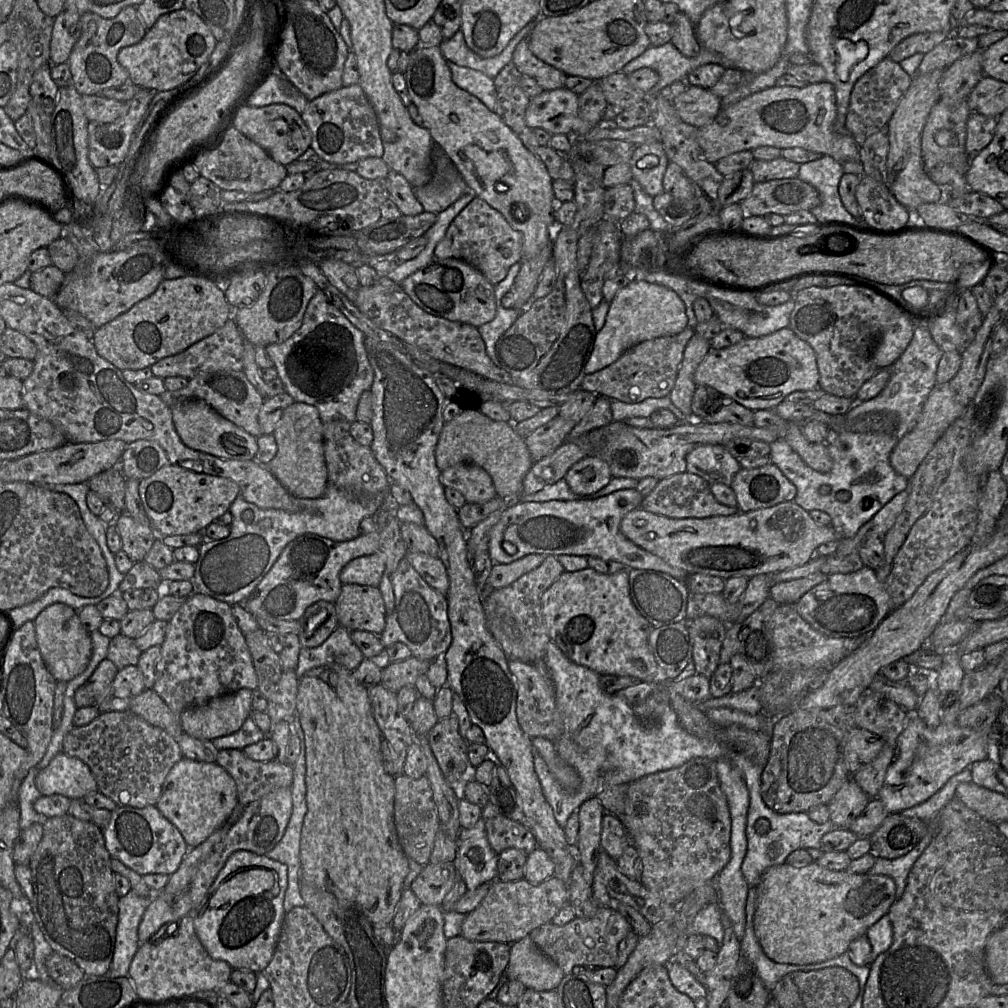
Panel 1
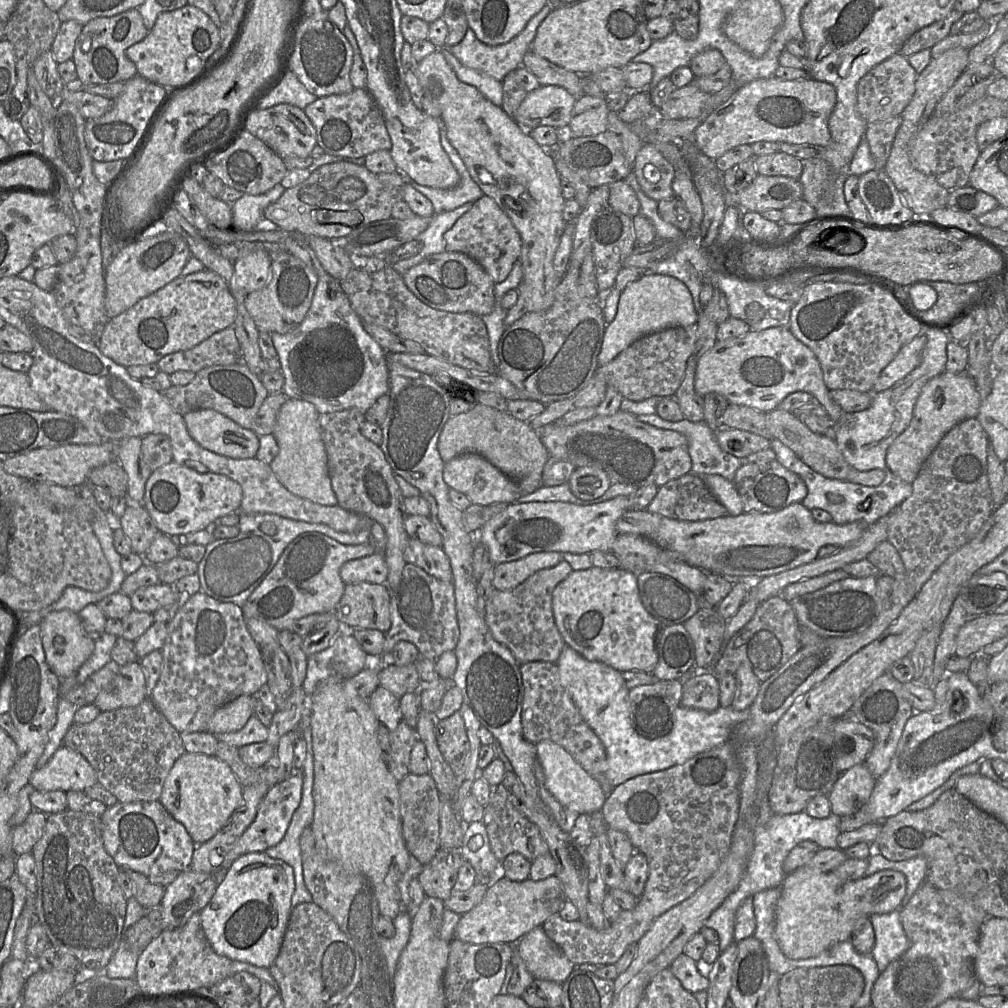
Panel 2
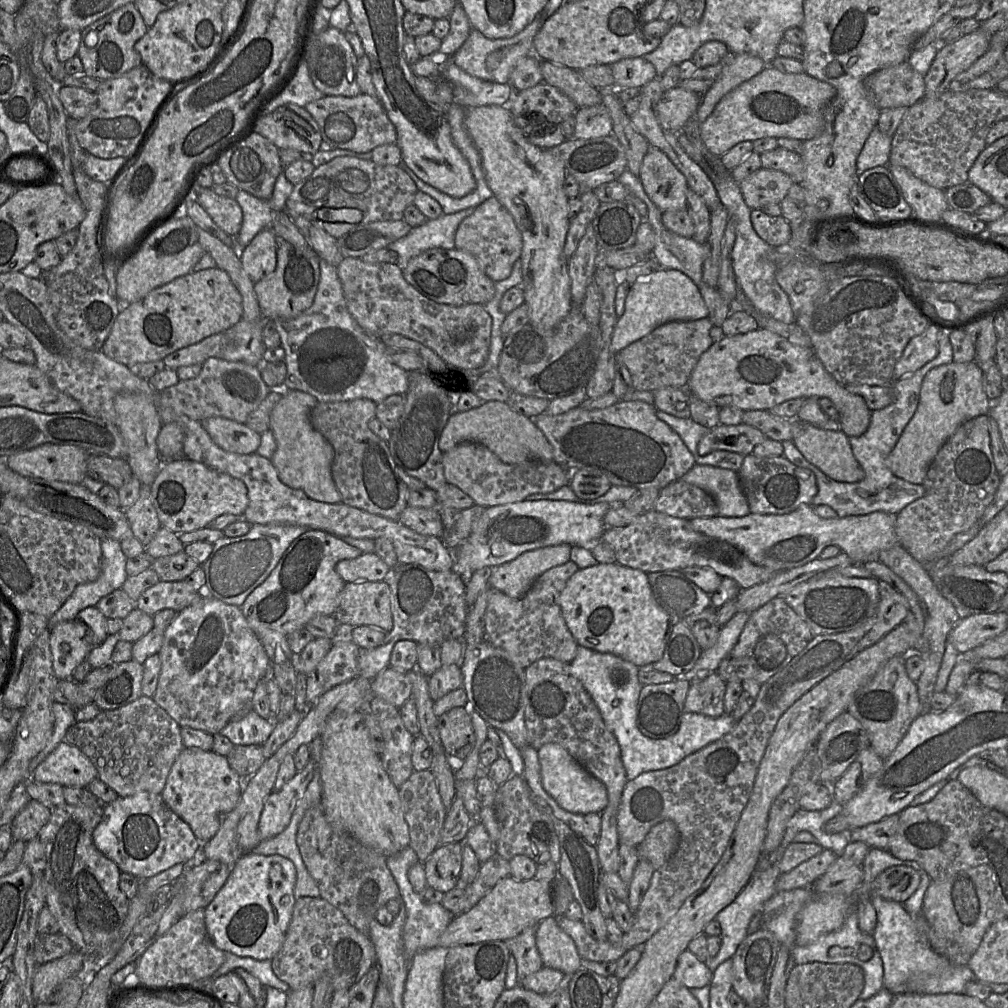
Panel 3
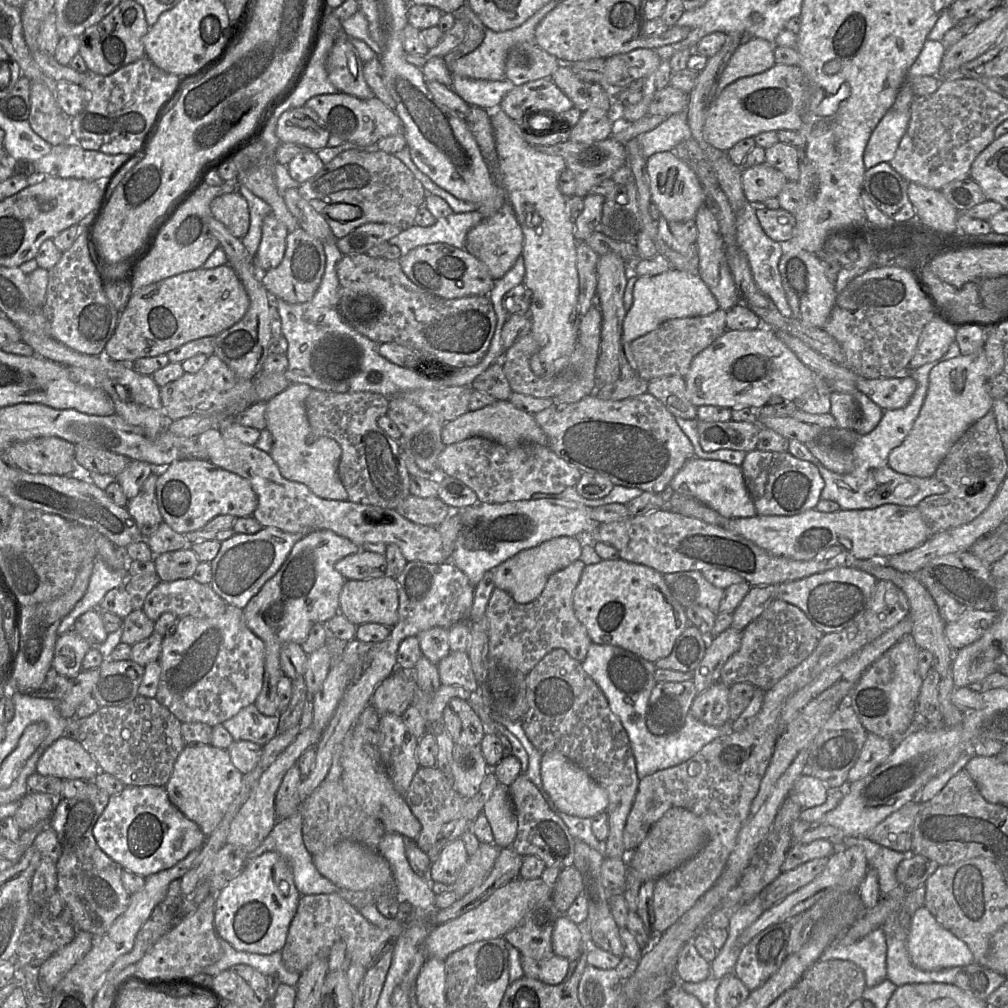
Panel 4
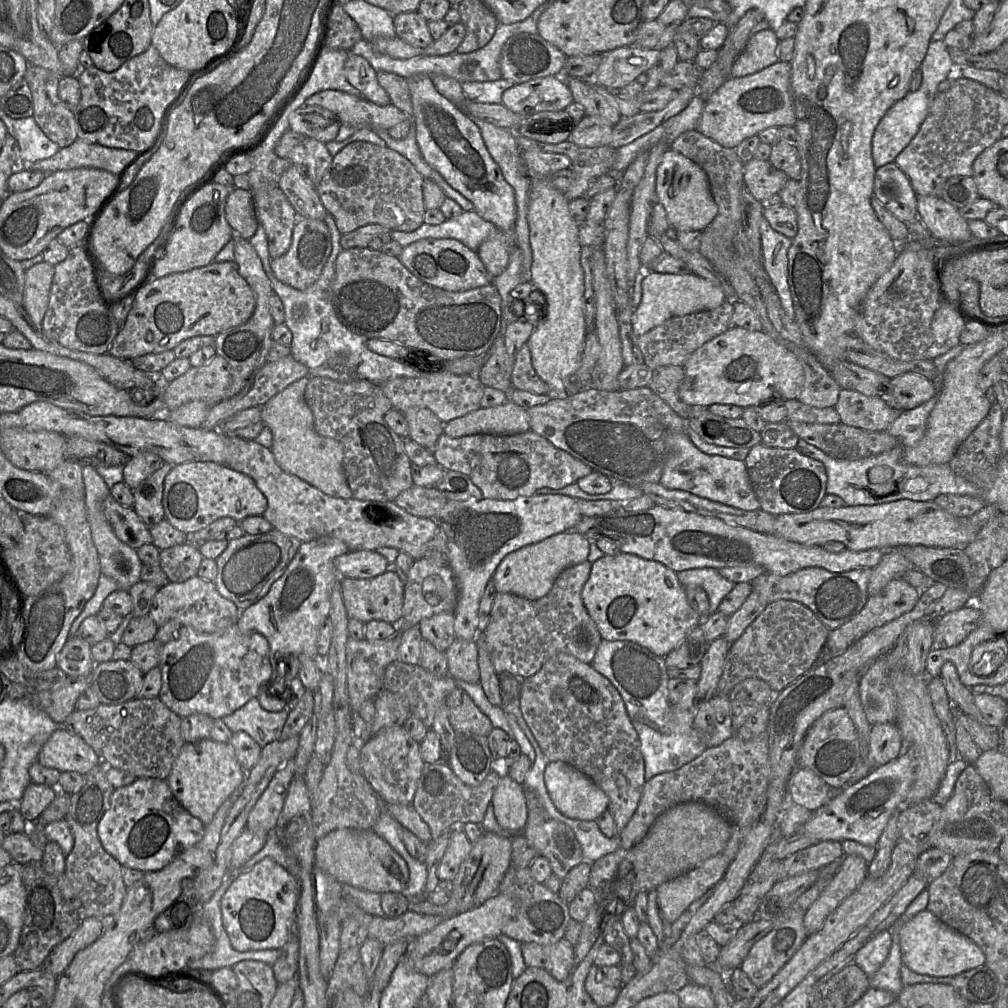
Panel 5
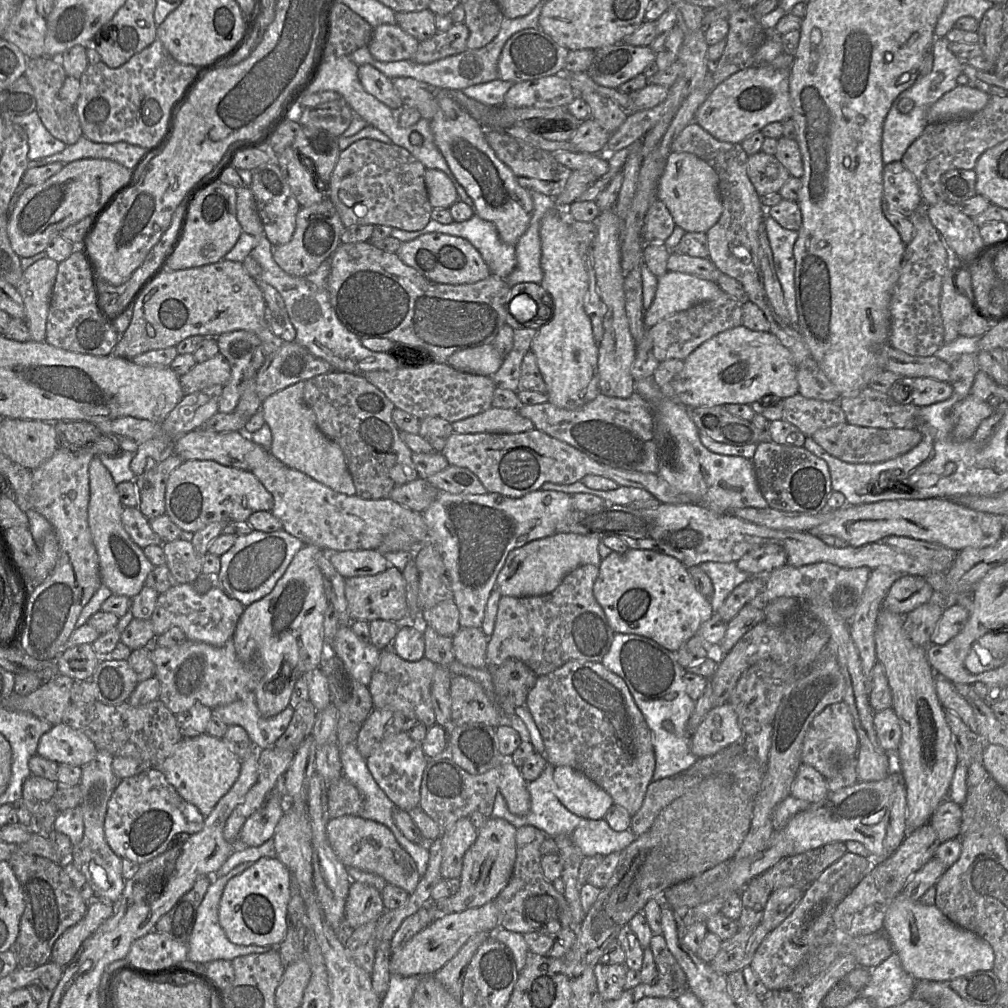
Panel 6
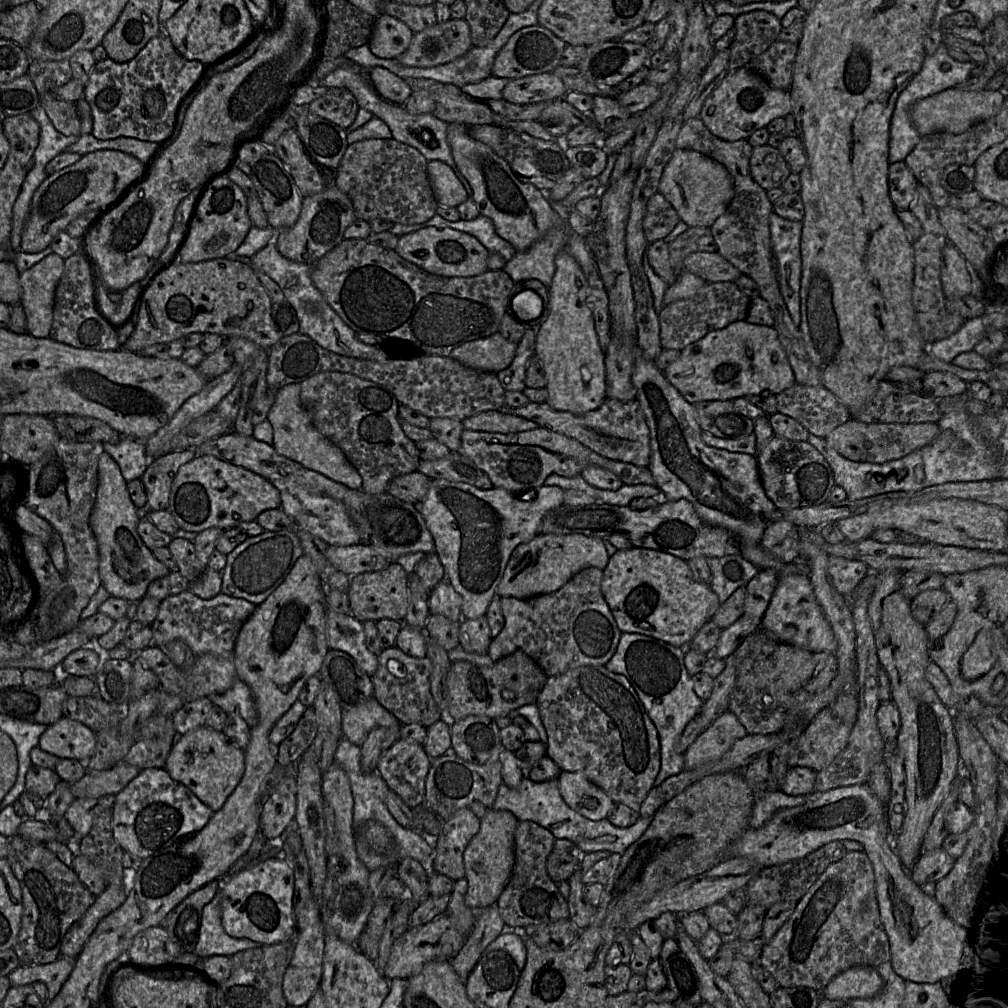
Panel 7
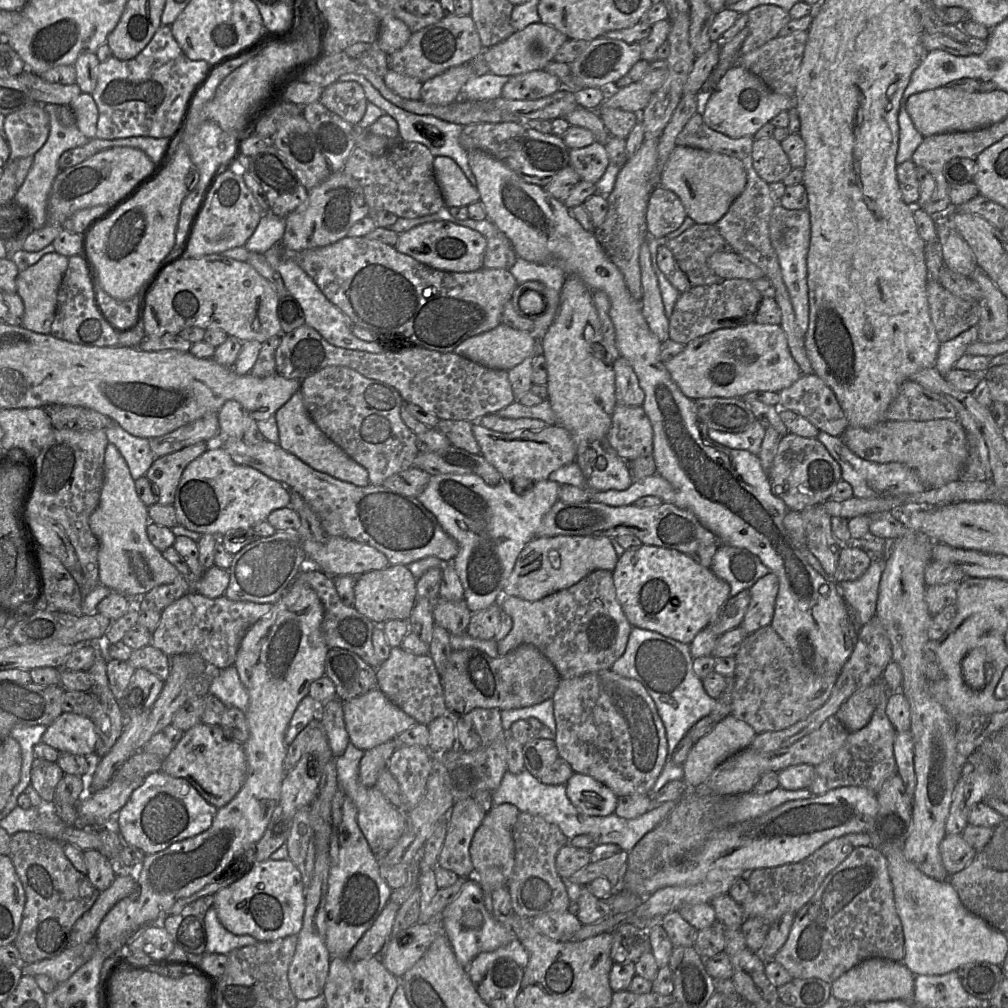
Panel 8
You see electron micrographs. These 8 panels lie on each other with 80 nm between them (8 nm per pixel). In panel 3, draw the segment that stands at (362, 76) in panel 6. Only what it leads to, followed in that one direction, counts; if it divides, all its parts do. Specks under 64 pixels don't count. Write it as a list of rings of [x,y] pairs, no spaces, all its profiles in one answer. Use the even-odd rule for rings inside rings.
[[[329,26],[314,34],[307,45],[305,62],[314,86],[324,95],[353,97],[362,93],[356,80],[358,57],[341,30]]]

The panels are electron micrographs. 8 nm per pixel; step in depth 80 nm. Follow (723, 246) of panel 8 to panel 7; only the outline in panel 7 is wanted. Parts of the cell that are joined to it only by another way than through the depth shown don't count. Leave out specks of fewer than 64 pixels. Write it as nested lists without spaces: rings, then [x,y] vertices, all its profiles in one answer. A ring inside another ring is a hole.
[[[692,227],[669,244],[670,264],[675,271],[685,270],[684,259],[696,252],[717,252],[710,228]]]

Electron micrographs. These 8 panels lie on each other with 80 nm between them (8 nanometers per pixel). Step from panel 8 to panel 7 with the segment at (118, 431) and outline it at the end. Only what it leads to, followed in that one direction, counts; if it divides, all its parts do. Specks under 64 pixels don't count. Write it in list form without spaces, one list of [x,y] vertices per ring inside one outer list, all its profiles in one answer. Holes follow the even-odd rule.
[[[121,435],[119,443],[103,445],[104,452],[110,454],[117,462],[127,482],[140,479],[150,463],[155,460],[148,458],[144,441],[133,437]]]

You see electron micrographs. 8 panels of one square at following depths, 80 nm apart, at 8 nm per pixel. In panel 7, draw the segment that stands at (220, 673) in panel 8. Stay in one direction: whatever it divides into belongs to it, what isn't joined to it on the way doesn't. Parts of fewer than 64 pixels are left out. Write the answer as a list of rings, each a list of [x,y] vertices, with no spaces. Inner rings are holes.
[[[238,676],[233,685],[223,693],[209,695],[213,705],[222,708],[226,714],[240,715],[252,728],[257,723],[257,709],[249,686]]]

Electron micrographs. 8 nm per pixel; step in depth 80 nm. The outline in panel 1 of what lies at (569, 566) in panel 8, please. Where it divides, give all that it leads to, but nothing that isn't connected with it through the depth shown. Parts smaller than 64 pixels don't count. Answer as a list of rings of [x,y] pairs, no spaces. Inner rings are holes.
[[[532,553],[508,564],[495,564],[488,578],[490,589],[506,587],[519,579],[524,574],[539,567],[547,555]]]

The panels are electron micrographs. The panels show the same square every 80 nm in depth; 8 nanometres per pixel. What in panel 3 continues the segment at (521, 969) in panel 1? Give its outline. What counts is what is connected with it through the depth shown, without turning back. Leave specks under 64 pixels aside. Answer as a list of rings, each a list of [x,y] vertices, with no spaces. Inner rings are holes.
[[[553,915],[541,921],[536,929],[536,945],[544,967],[573,975],[580,969],[581,957],[573,939],[557,924]]]

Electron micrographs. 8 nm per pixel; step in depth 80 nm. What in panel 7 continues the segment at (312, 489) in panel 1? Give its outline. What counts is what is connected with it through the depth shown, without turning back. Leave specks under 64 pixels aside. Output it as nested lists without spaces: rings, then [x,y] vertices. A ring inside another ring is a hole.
[[[287,384],[275,393],[268,415],[273,427],[273,447],[280,454],[314,470],[350,489],[361,490],[362,477],[343,451],[325,438],[314,426],[308,410],[301,402],[301,384]]]

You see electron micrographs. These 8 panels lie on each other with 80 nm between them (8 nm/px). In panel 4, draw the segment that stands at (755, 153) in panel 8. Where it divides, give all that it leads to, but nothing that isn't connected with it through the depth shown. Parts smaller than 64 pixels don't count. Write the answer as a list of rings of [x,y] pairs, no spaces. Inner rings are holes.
[[[765,162],[743,169],[743,191],[748,202],[755,207],[769,198],[778,197],[787,182],[781,171]]]

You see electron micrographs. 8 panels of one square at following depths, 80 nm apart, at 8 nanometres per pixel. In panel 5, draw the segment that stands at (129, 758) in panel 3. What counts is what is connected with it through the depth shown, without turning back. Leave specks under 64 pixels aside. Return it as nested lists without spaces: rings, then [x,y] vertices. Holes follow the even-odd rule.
[[[158,697],[134,698],[121,704],[103,704],[88,710],[75,709],[61,725],[80,736],[107,767],[133,774],[166,780],[185,743],[181,733],[181,717]]]

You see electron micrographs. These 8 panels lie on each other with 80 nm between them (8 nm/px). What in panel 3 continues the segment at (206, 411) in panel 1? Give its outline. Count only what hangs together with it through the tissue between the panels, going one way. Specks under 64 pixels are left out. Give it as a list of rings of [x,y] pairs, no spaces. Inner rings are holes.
[[[216,416],[200,422],[214,443],[227,452],[251,454],[261,443],[261,434],[237,421]]]

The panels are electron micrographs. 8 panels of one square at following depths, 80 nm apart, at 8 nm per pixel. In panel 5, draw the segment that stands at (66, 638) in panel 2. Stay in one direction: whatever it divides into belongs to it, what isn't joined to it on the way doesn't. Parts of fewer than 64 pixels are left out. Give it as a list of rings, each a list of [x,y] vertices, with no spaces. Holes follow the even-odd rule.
[[[71,636],[57,655],[56,666],[67,676],[81,676],[92,672],[95,662],[91,656],[91,648],[87,641]]]

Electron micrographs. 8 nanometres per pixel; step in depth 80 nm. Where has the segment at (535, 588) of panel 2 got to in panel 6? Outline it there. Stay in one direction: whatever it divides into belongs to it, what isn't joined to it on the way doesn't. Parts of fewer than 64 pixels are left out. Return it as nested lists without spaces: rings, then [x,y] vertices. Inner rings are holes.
[[[585,564],[569,572],[549,594],[525,597],[502,595],[494,630],[488,637],[487,663],[499,666],[505,660],[514,658],[540,676],[572,660],[601,662],[616,632],[593,593],[598,574],[599,566]]]

